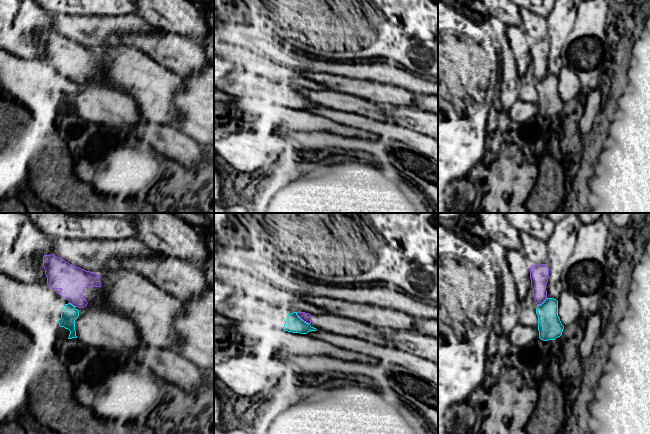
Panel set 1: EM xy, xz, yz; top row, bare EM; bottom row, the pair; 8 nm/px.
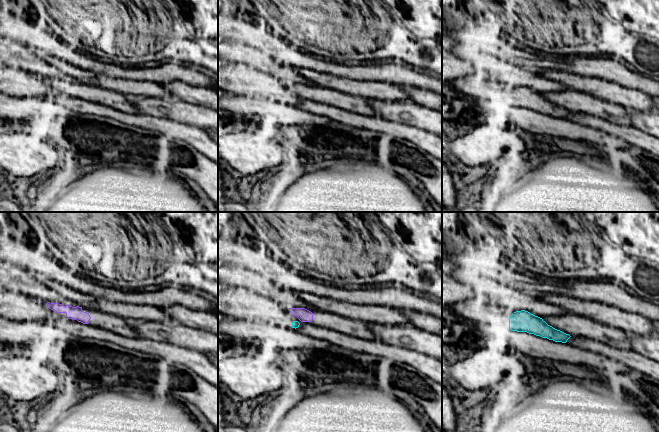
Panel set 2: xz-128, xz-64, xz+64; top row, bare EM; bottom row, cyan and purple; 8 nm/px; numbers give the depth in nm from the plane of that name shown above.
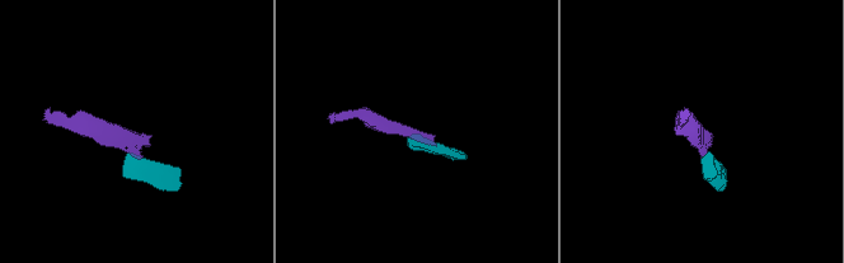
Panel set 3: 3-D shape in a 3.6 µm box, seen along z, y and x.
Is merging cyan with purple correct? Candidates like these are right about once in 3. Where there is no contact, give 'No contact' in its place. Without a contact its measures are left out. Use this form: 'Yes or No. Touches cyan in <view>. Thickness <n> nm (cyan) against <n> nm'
No. Touches cyan in xz. Thickness 140 nm (cyan) against 70 nm

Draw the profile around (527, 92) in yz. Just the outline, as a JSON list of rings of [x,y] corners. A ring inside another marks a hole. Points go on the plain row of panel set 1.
[[[530,66],[526,71],[525,75],[520,78],[518,89],[518,99],[538,104],[538,92],[536,90],[537,80],[533,73],[533,67]]]

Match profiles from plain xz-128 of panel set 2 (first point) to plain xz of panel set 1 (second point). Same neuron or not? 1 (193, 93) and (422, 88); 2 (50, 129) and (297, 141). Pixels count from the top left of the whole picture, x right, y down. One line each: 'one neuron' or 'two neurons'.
1: two neurons
2: one neuron

